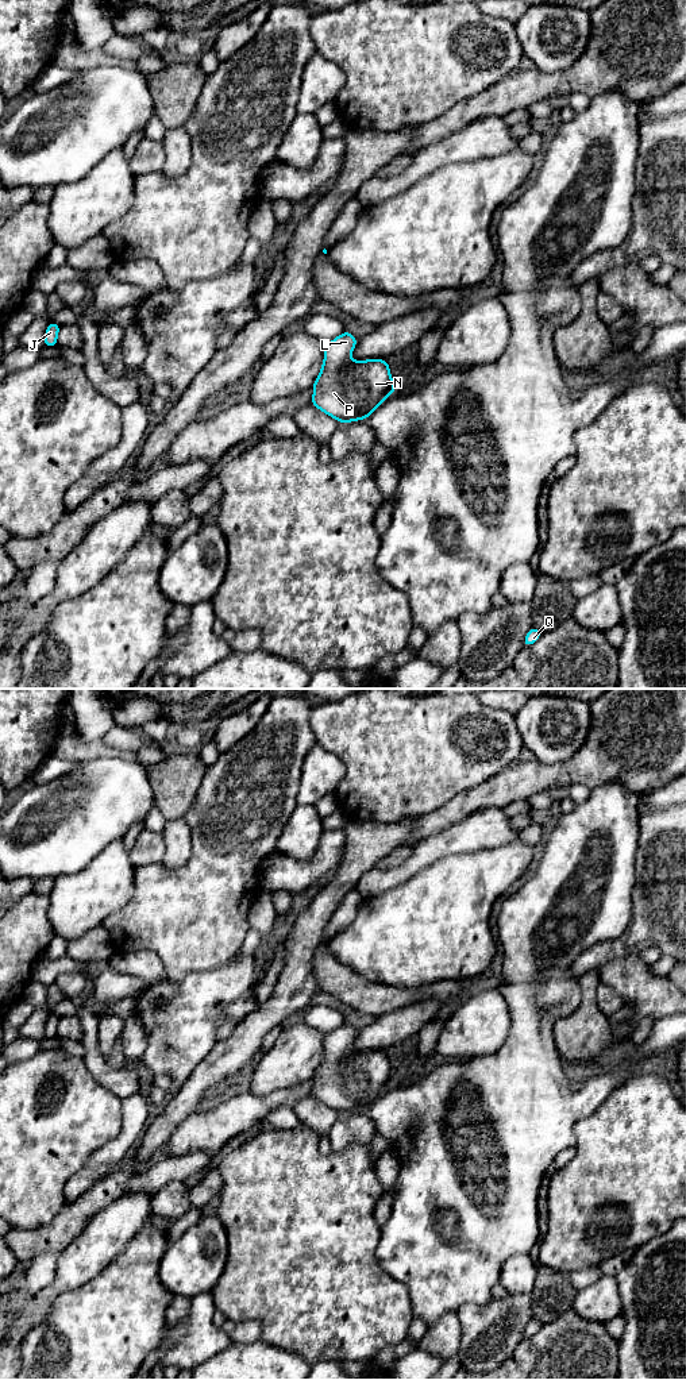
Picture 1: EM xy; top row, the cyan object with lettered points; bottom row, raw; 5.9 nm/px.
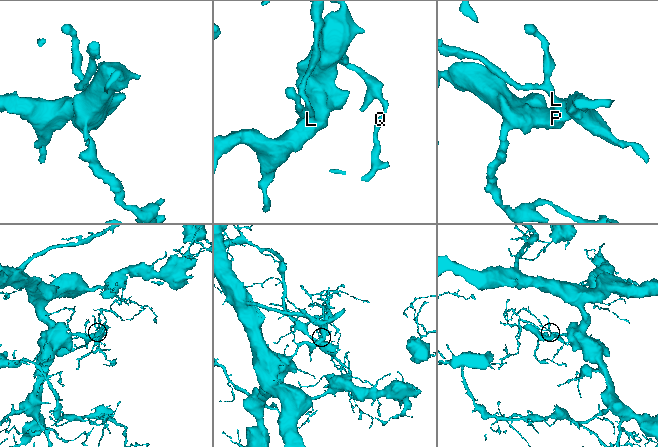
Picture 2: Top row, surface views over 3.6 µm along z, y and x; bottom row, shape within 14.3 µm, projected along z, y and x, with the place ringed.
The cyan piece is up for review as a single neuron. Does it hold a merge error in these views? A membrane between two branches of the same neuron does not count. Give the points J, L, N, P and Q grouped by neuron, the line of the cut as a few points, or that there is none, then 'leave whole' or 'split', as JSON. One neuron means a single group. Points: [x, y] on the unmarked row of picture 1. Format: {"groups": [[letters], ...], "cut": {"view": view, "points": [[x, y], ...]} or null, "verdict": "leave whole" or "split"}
{"groups": [["J", "L", "N", "P", "Q"]], "cut": null, "verdict": "leave whole"}

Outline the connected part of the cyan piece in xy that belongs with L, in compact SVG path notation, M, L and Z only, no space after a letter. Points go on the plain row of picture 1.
M343 1024L324 1038L312 1096L339 1114L365 1111L397 1079L385 1051L351 1052L357 1029Z

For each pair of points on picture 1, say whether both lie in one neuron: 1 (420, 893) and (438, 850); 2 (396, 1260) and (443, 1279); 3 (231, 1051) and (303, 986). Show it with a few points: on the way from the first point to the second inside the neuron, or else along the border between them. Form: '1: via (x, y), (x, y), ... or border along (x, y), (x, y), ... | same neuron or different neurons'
1: border along (462, 852), (444, 855), (405, 881) | different neurons
2: via (408, 1260), (424, 1260), (431, 1267) | same neuron
3: via (249, 1033), (285, 999) | same neuron

